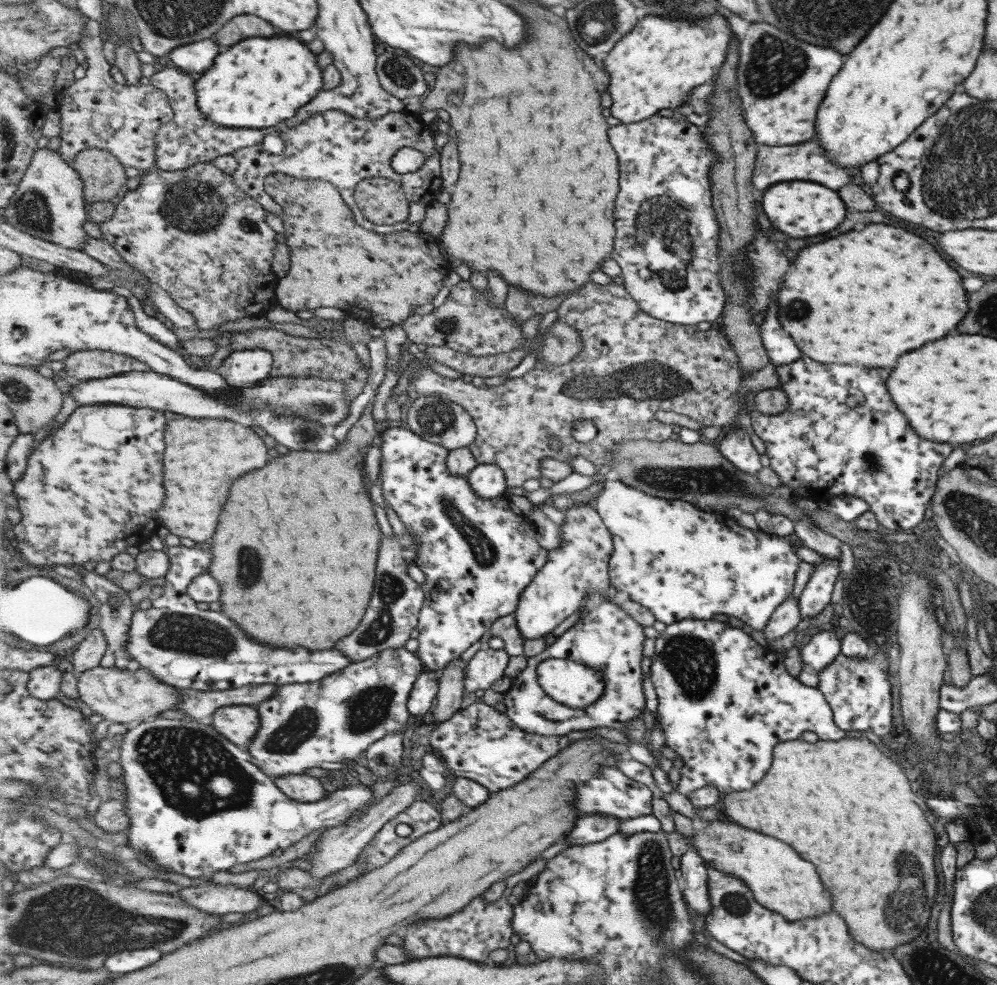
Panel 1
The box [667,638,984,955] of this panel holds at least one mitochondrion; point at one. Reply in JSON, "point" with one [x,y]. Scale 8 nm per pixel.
{"point":[906,915]}

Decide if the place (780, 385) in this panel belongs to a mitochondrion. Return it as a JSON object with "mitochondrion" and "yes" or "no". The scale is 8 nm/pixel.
{"mitochondrion":"no"}

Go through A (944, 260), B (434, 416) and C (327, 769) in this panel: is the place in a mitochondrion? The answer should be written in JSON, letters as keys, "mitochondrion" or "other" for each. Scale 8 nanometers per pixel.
{"A":"other","B":"mitochondrion","C":"other"}

